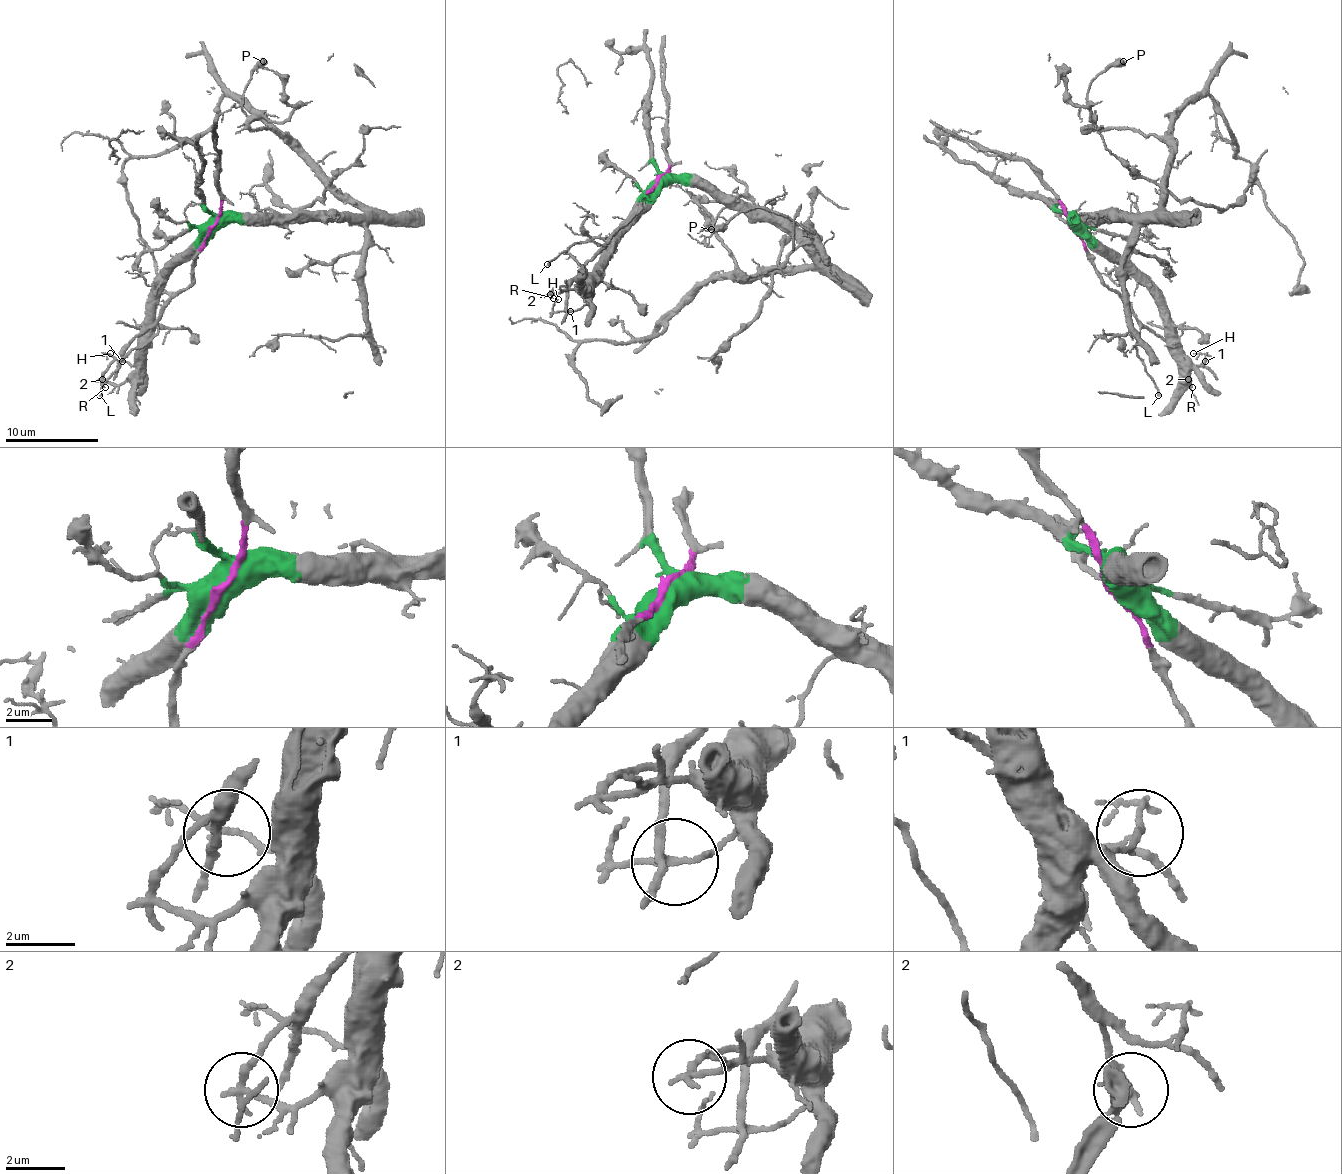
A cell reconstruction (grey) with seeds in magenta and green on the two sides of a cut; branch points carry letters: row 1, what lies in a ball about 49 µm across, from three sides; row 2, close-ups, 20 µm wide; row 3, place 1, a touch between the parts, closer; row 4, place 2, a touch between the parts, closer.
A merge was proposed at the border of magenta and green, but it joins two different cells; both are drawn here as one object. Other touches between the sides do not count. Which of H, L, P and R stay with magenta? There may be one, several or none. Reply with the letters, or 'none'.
L, R

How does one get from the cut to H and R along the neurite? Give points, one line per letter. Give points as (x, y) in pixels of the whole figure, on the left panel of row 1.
H: (213, 226), (168, 275), (157, 298), (152, 335), (143, 361), (133, 365), (106, 354), (110, 354)
R: (213, 226), (194, 261), (194, 279), (166, 305), (152, 326), (124, 349), (103, 375), (101, 382), (106, 386)

